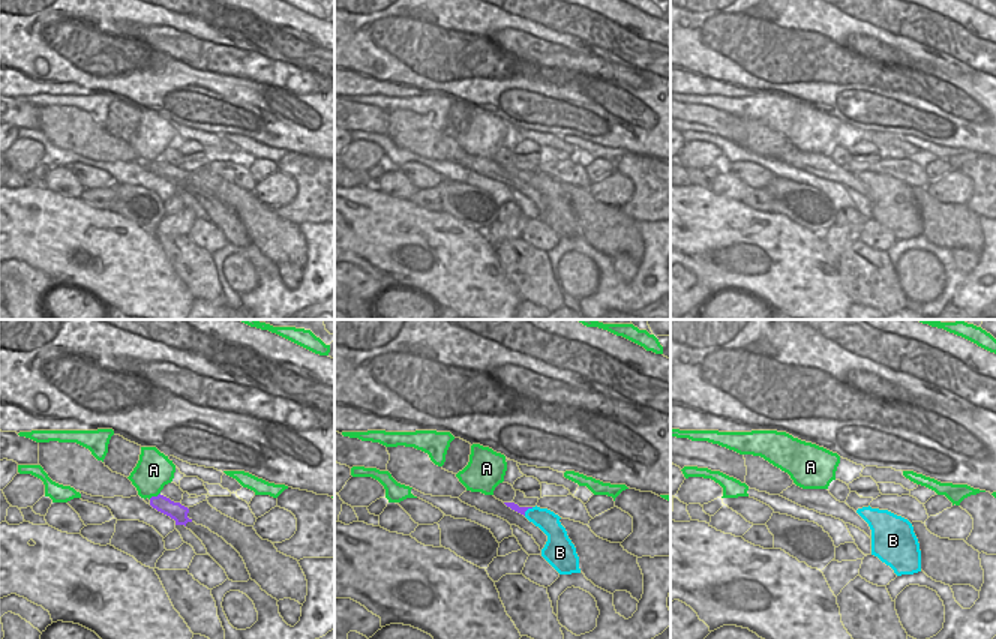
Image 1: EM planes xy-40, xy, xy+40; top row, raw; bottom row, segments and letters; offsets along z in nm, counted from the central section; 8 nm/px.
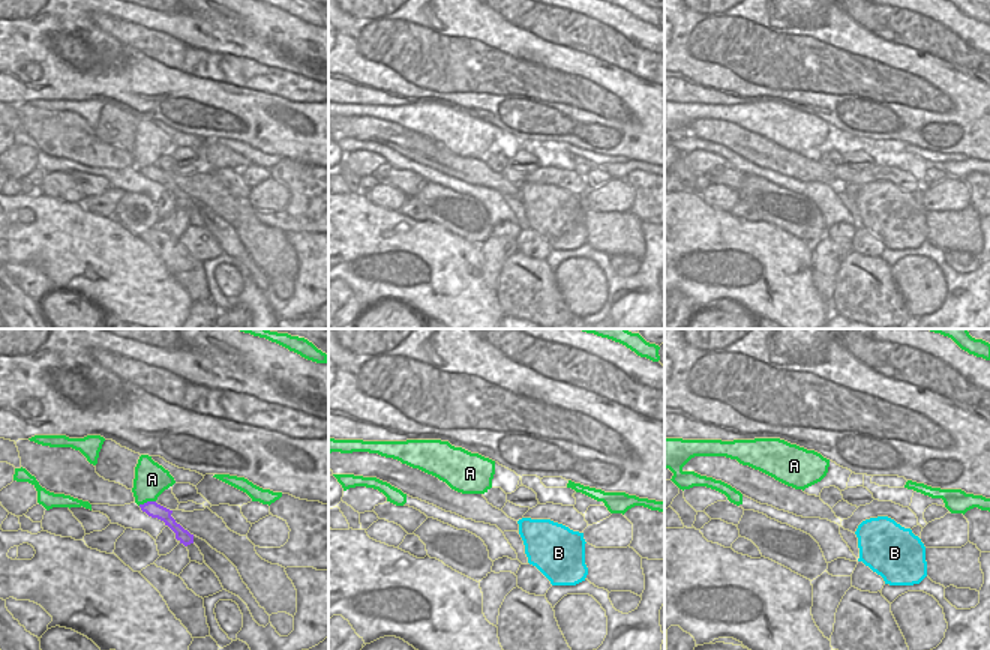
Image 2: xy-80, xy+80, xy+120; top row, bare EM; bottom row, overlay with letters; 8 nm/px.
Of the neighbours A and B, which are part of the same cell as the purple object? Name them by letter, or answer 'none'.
B

